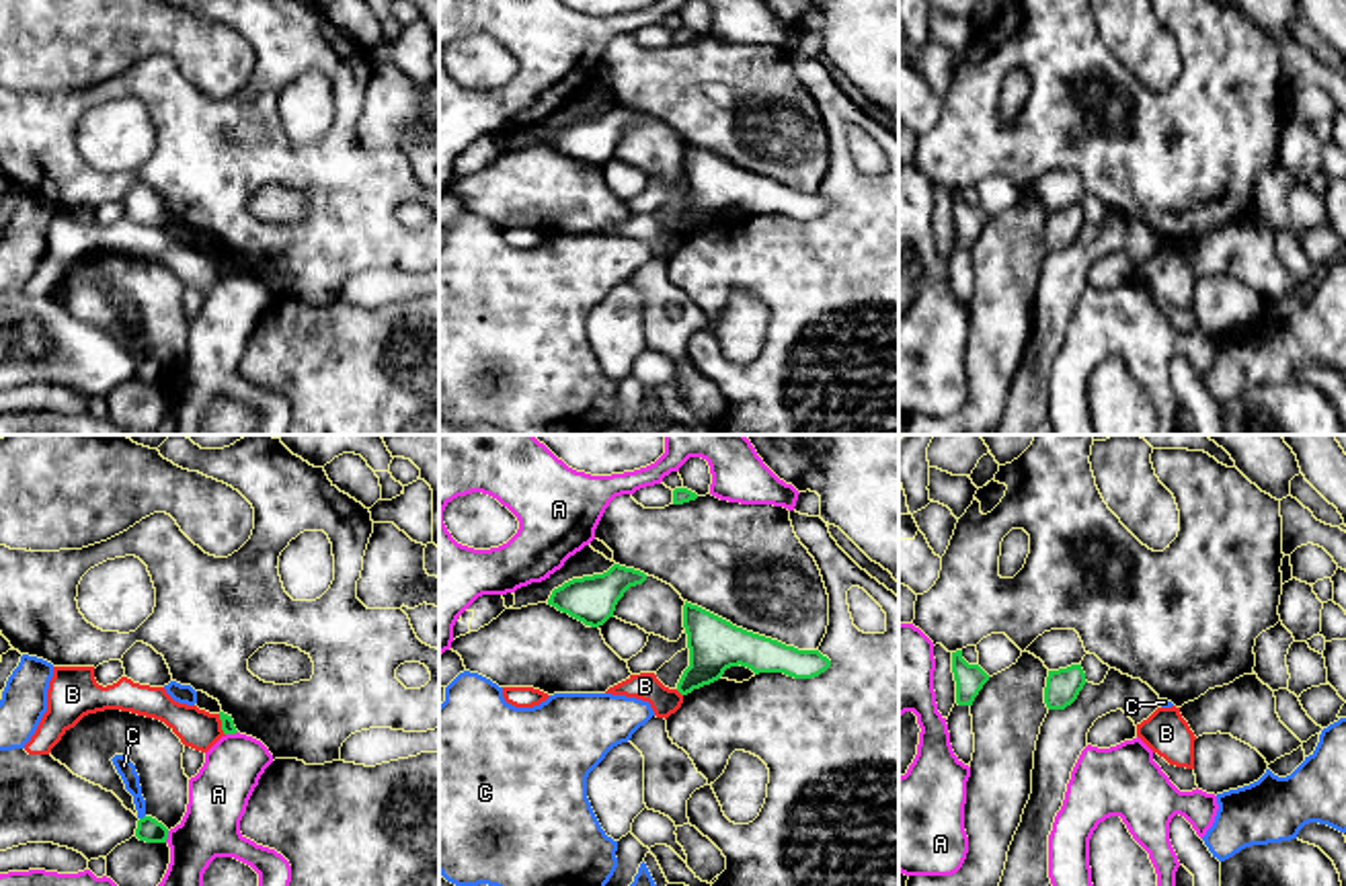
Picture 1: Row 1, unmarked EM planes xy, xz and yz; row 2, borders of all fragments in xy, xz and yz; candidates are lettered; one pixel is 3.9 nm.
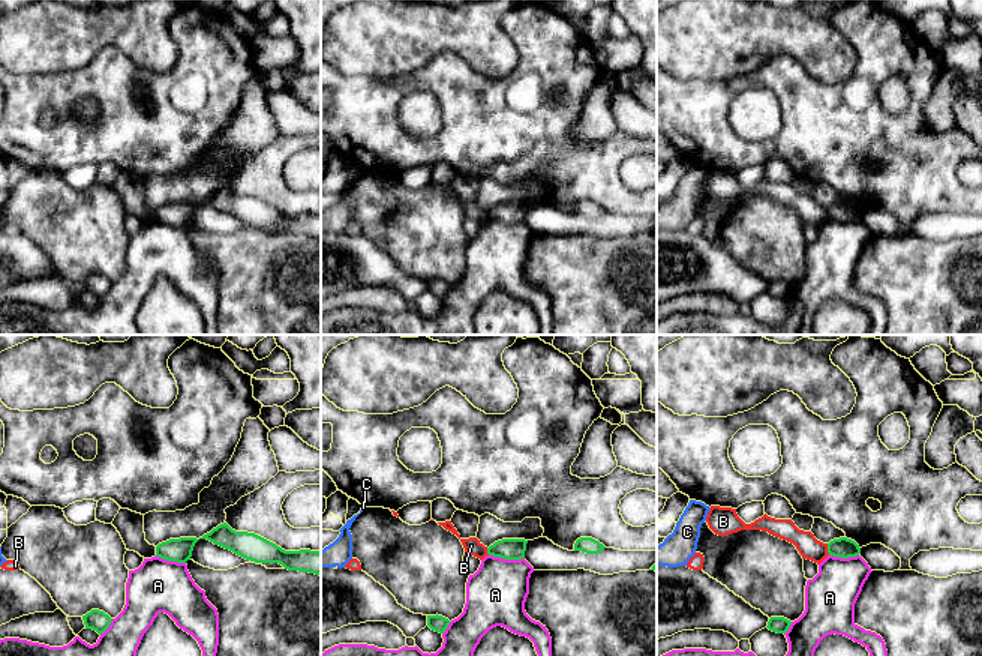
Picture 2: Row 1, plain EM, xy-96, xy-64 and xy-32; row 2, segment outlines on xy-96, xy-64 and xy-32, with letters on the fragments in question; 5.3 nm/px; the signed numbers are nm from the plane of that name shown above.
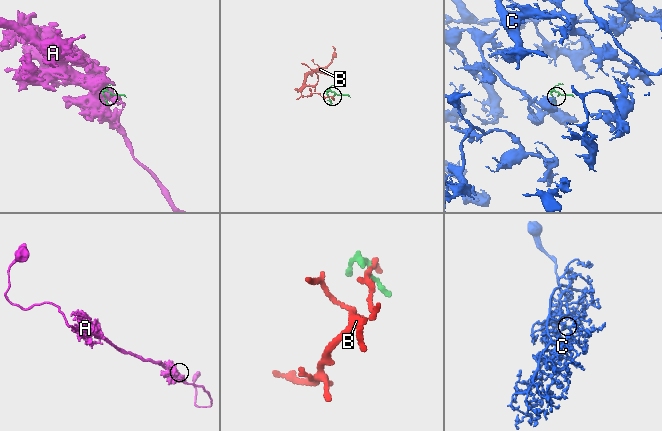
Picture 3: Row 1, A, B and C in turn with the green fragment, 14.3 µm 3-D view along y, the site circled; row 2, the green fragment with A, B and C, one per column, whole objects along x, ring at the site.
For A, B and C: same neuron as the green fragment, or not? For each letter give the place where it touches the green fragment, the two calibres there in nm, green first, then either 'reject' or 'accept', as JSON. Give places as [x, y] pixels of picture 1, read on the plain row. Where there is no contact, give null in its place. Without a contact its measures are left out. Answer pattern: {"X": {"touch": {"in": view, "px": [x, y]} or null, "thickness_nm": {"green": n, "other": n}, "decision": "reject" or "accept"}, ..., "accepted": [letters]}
{"A": {"touch": {"in": "xy", "px": [230, 273]}, "thickness_nm": {"green": 50, "other": 240}, "decision": "reject"}, "B": {"touch": {"in": "xy", "px": [222, 265]}, "thickness_nm": {"green": 50, "other": 160}, "decision": "reject"}, "C": {"touch": {"in": "xy", "px": [144, 357]}, "thickness_nm": {"green": 100, "other": 70}, "decision": "reject"}, "accepted": []}

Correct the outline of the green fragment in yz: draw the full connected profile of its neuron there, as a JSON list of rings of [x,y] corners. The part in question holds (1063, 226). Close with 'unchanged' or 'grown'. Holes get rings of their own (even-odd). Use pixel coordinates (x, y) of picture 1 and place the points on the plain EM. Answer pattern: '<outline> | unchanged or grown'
[[[1081,205],[1048,211],[1044,228],[1044,244],[1048,250],[1065,250],[1071,246],[1085,226],[1085,213]]] | unchanged

